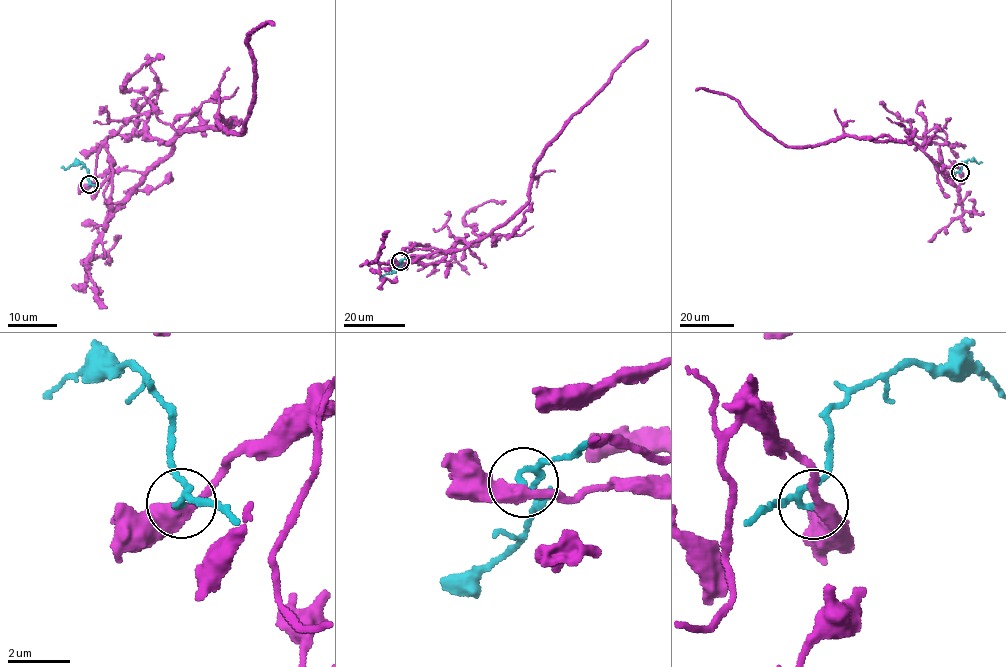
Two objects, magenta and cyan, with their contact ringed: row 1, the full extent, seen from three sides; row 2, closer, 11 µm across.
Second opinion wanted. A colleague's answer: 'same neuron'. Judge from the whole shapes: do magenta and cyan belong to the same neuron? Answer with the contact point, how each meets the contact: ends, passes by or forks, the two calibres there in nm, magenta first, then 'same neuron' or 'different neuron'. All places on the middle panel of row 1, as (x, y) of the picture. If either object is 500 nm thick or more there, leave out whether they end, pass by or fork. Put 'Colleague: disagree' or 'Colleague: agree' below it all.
(400, 261) | magenta passes by | cyan passes by | 440/140 nm | different neuron
Colleague: disagree

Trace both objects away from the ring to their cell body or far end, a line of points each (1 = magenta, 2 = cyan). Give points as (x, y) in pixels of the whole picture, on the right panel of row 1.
1: (960, 172), (954, 165), (953, 180), (946, 181), (911, 142), (842, 136), (787, 147), (734, 99), (696, 90)
2: (960, 172), (962, 164), (968, 160), (982, 162)

